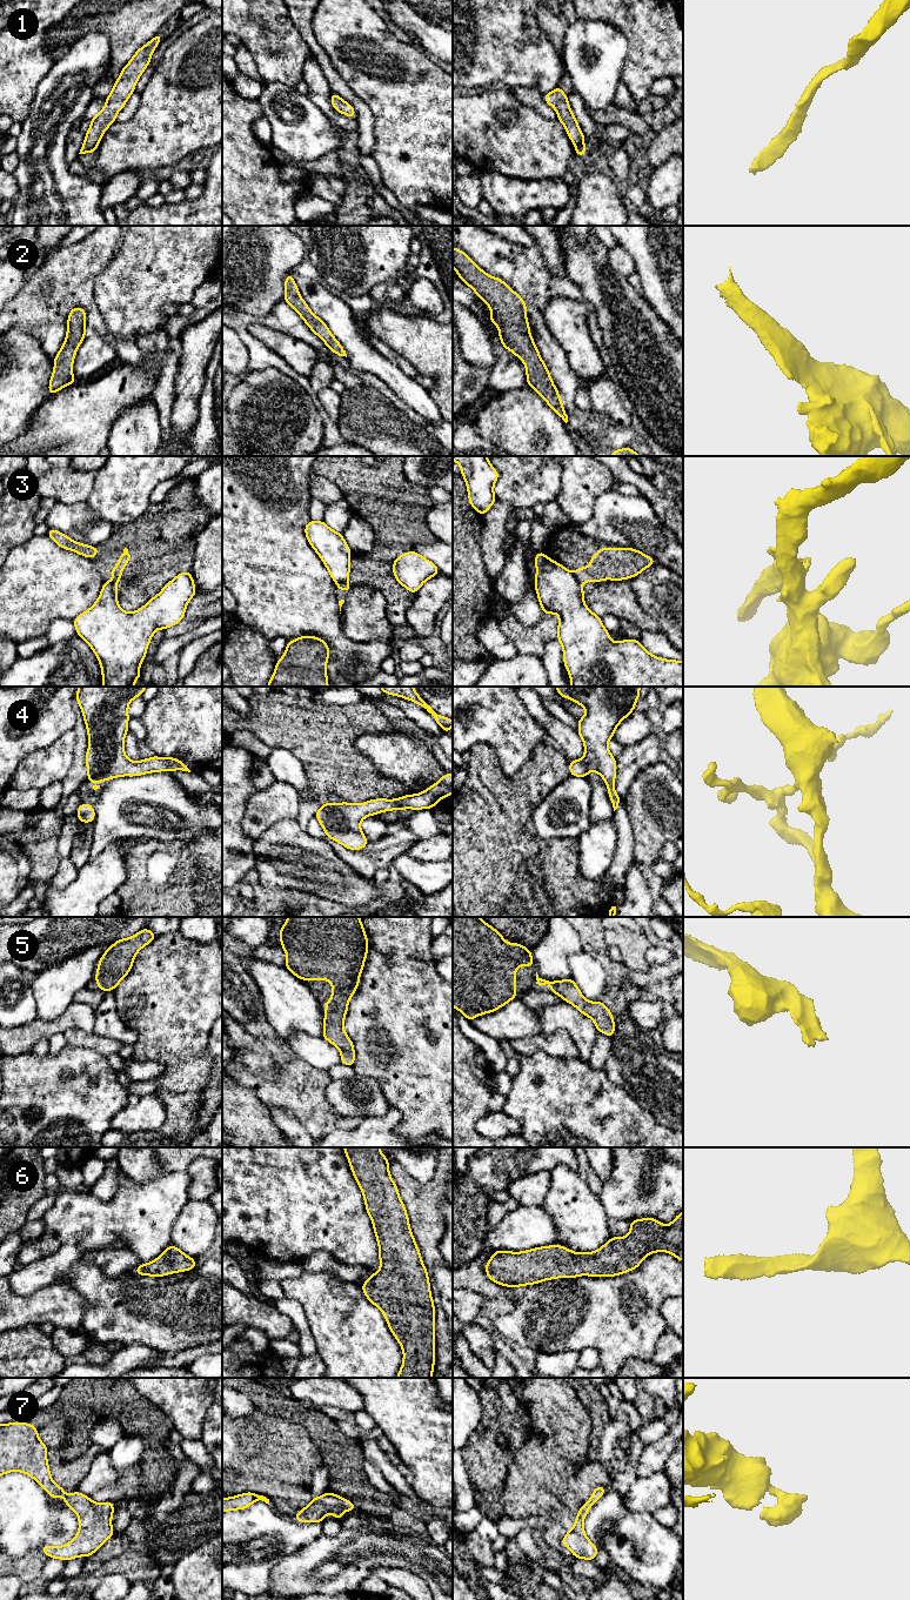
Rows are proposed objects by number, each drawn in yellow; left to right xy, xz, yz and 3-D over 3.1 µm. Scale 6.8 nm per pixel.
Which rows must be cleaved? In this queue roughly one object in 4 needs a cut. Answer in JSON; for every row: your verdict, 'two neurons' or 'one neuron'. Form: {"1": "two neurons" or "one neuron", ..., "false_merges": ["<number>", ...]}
{"1": "one neuron", "2": "one neuron", "3": "two neurons", "4": "one neuron", "5": "one neuron", "6": "one neuron", "7": "one neuron", "false_merges": ["3"]}

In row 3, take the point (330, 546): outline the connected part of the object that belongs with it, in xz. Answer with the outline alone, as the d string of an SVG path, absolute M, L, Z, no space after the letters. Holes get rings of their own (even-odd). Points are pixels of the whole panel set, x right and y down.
M310 520L305 527L305 535L328 569L334 583L347 582L352 551L342 534L330 529L324 521Z

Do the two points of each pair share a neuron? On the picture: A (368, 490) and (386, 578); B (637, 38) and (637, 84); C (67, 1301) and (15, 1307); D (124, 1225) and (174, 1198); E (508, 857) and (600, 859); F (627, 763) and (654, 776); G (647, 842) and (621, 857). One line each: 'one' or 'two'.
A: one
B: one
C: one
D: one
E: two
F: two
G: two

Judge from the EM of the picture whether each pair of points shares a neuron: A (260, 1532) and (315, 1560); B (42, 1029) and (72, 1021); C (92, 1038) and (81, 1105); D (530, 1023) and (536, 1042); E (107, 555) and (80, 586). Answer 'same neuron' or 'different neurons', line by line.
A: different neurons
B: same neuron
C: different neurons
D: different neurons
E: different neurons

